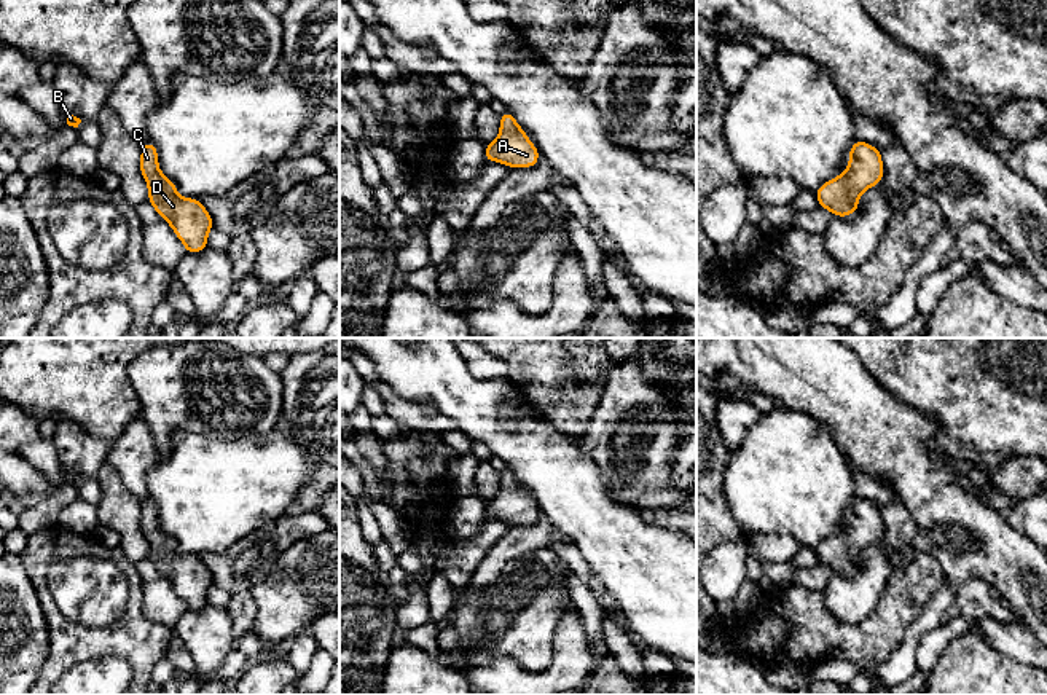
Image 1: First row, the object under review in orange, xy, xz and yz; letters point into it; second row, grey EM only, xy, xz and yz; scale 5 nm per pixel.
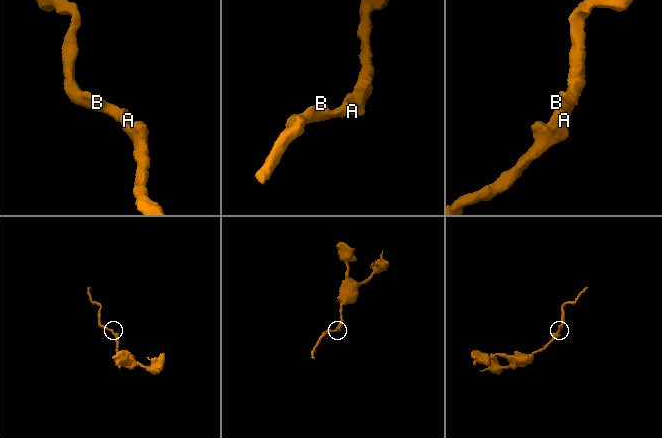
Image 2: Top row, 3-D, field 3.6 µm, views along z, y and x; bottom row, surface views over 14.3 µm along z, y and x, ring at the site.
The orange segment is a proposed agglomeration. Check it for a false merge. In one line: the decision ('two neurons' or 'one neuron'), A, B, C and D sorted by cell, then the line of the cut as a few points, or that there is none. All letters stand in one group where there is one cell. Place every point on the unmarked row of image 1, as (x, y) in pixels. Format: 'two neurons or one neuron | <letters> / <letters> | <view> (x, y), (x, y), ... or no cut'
one neuron | A B C D | no cut

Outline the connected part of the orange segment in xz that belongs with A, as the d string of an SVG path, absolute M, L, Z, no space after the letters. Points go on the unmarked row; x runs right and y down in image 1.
M510 469L500 472L499 494L486 501L486 520L499 518L508 524L534 524L540 512Z

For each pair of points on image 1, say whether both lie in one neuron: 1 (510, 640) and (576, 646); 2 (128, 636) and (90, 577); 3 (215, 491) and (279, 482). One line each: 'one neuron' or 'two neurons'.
1: two neurons
2: two neurons
3: one neuron

